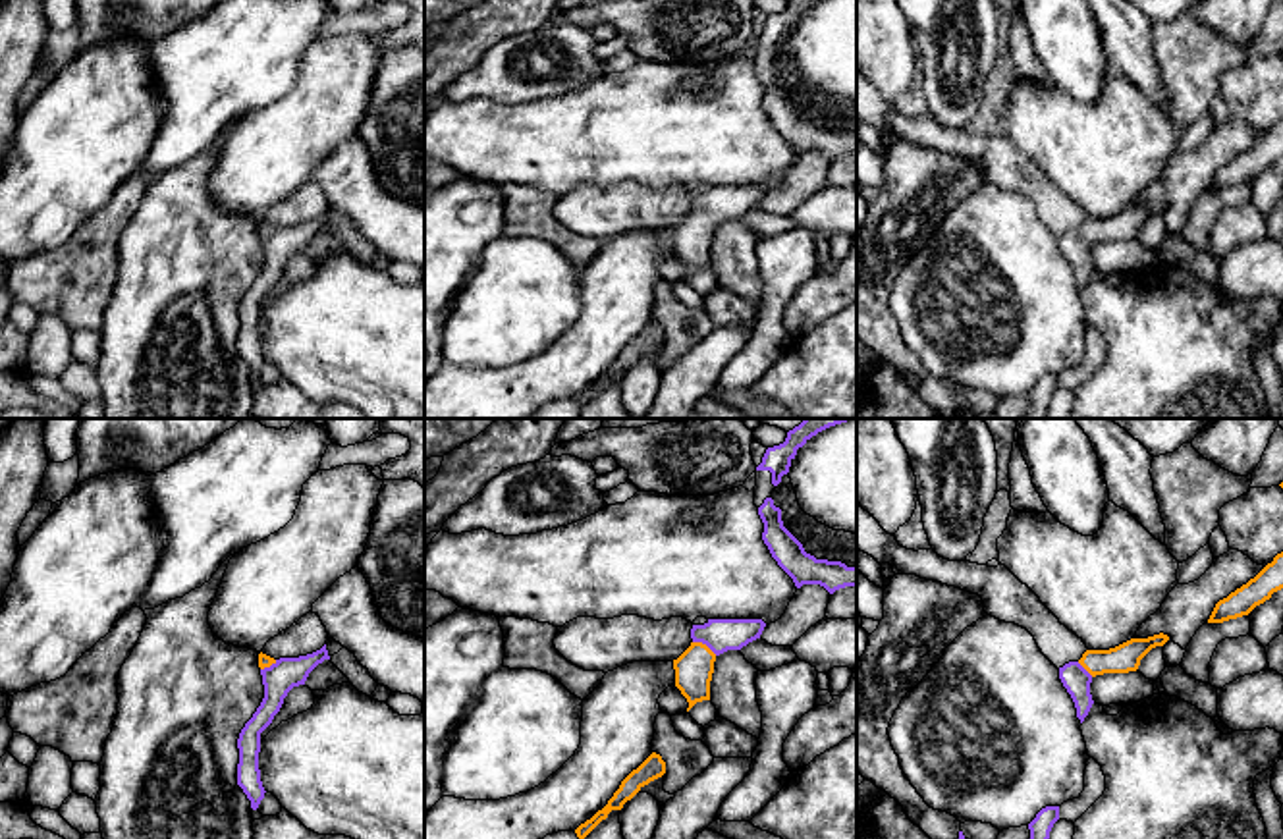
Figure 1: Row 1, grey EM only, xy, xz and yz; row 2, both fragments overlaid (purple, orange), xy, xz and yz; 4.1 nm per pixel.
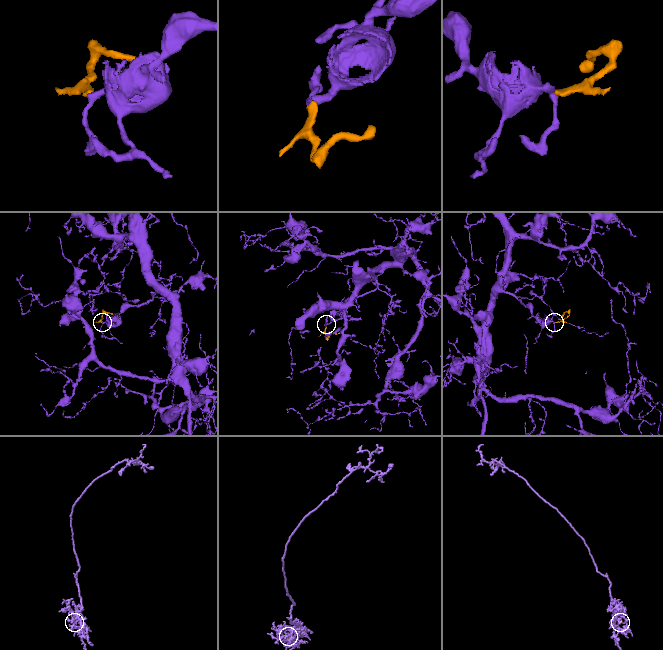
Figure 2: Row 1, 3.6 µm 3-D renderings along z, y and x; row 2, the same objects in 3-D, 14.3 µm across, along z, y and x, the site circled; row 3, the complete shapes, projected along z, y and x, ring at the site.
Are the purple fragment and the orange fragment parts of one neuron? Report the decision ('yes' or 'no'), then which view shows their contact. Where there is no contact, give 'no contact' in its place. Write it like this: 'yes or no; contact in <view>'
yes; contact in xz

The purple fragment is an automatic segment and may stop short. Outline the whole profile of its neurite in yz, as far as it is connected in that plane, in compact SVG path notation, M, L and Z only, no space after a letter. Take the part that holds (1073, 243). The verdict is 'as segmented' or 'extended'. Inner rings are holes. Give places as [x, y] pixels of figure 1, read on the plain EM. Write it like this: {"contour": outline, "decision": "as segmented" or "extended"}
{"contour": "M1163 201L1148 206L1131 206L1109 218L1086 218L1078 230L1059 235L1059 247L1075 270L1080 291L1094 272L1090 251L1096 243L1136 239L1140 228L1167 208L1169 204Z", "decision": "extended"}

